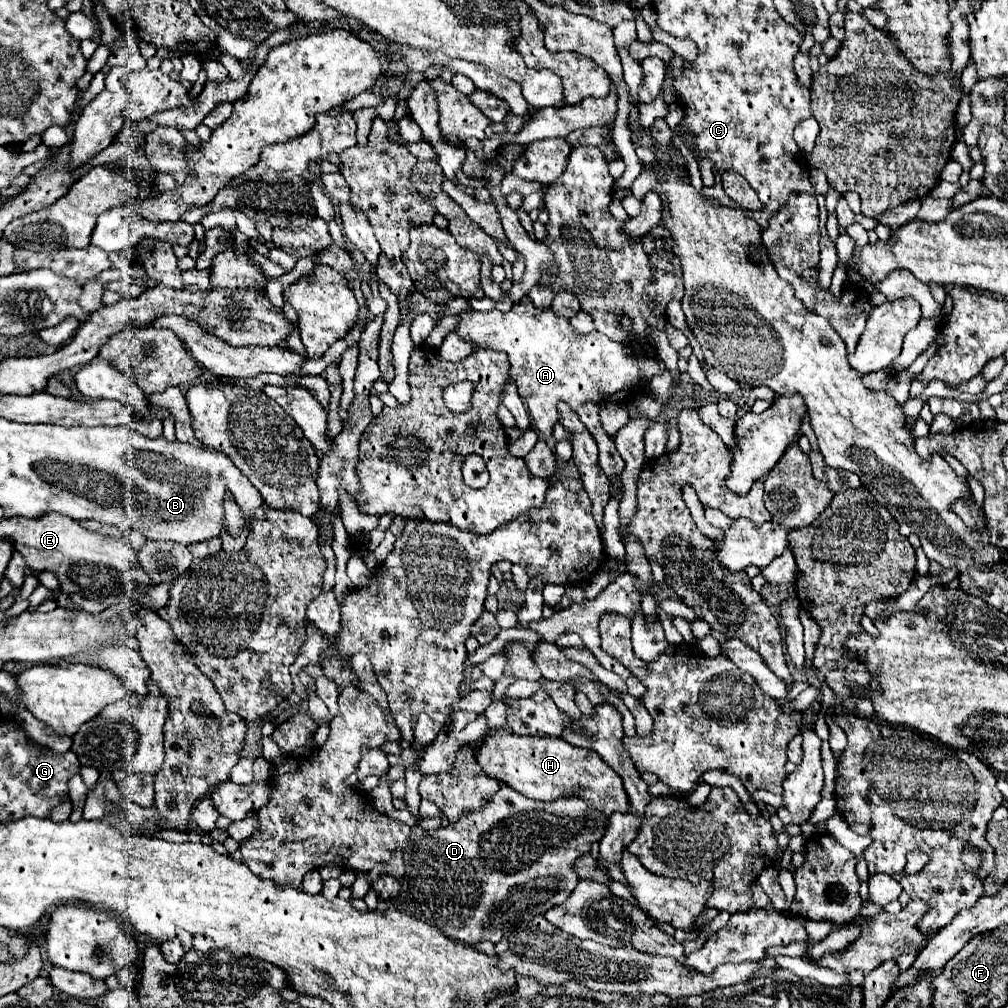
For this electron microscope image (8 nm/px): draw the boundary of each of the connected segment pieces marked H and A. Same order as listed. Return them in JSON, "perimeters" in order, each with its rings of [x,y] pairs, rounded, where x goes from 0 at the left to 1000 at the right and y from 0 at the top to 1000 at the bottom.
{"perimeters":[[[[494,723],[482,729],[472,753],[486,771],[500,775],[526,793],[552,795],[575,791],[601,811],[611,805],[625,805],[625,795],[615,769],[595,749],[591,749],[591,745],[567,741],[558,731],[516,731]]],[[[524,293],[510,301],[506,309],[488,307],[476,311],[464,307],[456,311],[456,320],[450,330],[474,344],[492,346],[506,354],[506,374],[512,376],[516,394],[522,398],[528,420],[538,434],[548,434],[548,424],[556,420],[556,398],[567,408],[573,408],[581,400],[597,402],[615,388],[629,390],[633,384],[641,384],[649,372],[661,368],[655,354],[621,348],[621,342],[597,330],[577,332],[562,314],[552,313],[548,305],[534,307]]]]}

